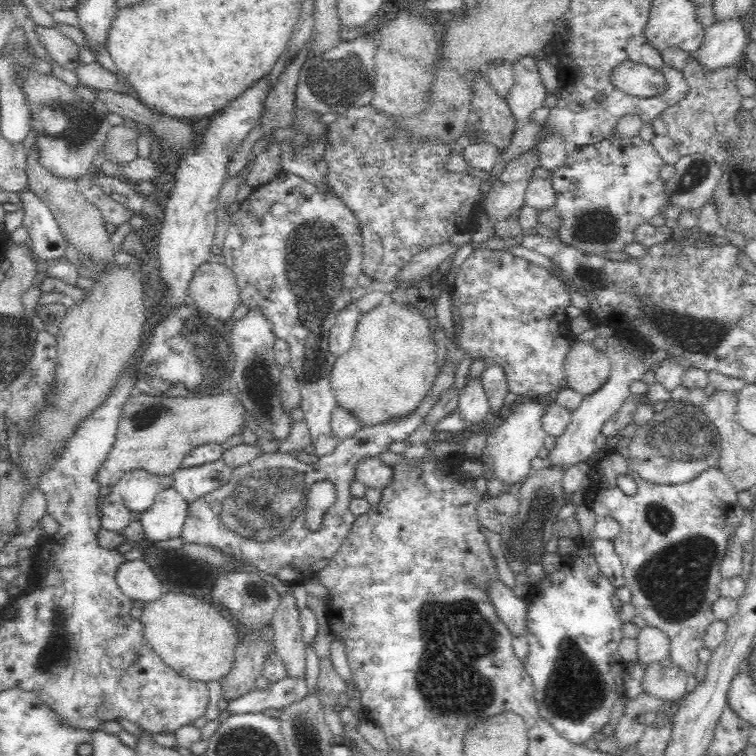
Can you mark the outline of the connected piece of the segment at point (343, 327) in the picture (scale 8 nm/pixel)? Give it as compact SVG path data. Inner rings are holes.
M346 306L332 326L328 338L328 353L340 358L350 350L356 332L359 310L355 306Z

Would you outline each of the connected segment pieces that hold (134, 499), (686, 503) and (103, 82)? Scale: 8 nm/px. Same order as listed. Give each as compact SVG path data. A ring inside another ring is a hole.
M144 469L126 471L114 486L124 505L132 512L146 511L161 492L158 476Z
M620 448L616 453L602 457L602 461L592 467L589 471L588 486L595 487L601 494L585 493L586 506L598 517L612 517L620 525L619 533L611 544L623 565L625 586L631 592L629 602L634 606L635 614L641 616L647 626L668 638L668 659L688 674L694 675L699 664L697 652L703 648L702 636L715 619L712 606L720 598L718 590L720 581L723 580L720 568L738 538L738 529L745 516L745 508L738 502L738 492L717 466L708 467L690 482L673 485L652 484L628 469ZM618 476L630 476L635 480L638 493L630 496L624 494L616 485Z
M98 62L81 63L72 72L80 81L79 85L94 89L96 92L120 91L128 93L130 91L129 87L122 86L115 76L109 70L102 68Z

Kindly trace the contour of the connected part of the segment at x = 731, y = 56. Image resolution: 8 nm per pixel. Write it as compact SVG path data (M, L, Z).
M722 22L718 26L715 23L704 33L704 39L692 58L705 74L714 74L717 70L739 64L747 44L745 24Z

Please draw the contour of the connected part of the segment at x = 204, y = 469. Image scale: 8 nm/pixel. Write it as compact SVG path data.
M220 458L196 468L178 469L173 472L172 487L187 504L192 504L227 485L232 473L233 468Z

